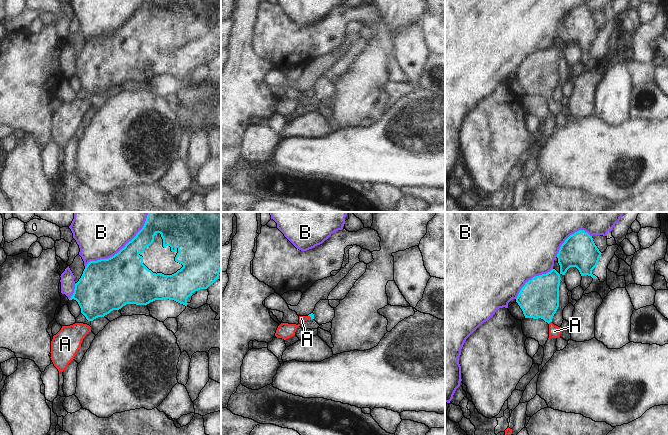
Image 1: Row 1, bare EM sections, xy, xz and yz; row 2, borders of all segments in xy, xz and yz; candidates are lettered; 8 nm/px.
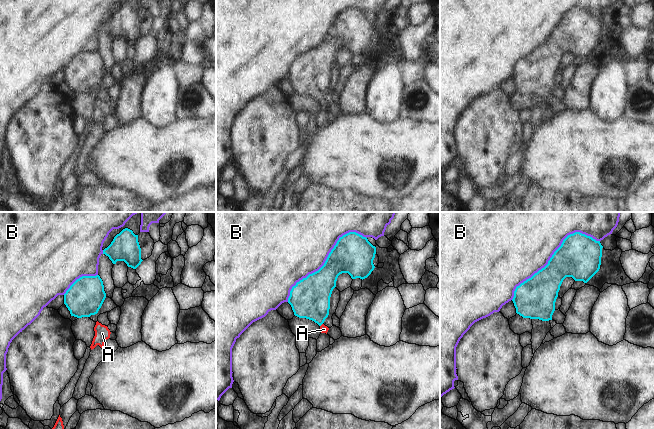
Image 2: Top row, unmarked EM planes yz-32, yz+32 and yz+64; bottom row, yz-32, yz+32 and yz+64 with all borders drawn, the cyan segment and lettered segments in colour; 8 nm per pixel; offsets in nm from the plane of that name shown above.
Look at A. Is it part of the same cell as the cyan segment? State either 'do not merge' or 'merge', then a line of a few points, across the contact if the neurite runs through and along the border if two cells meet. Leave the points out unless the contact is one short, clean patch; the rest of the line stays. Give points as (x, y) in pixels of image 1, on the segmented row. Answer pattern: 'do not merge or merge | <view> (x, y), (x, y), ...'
merge | yz (539, 298), (544, 305), (549, 322), (554, 331)

